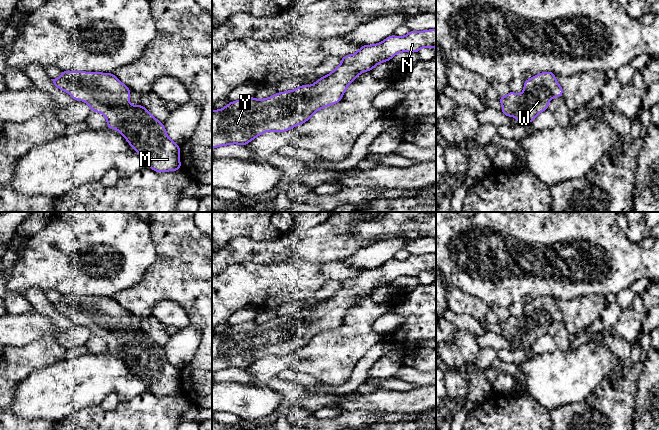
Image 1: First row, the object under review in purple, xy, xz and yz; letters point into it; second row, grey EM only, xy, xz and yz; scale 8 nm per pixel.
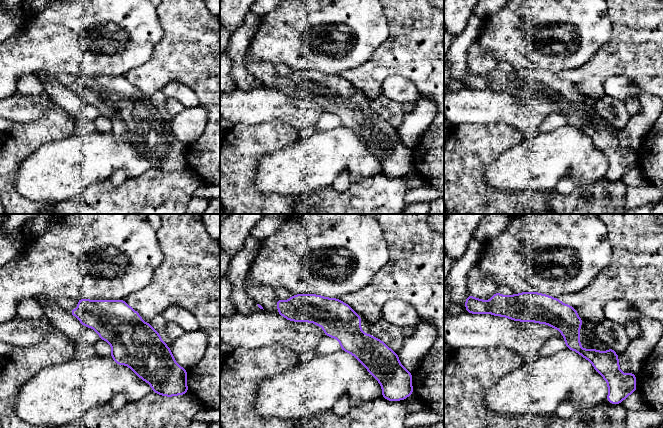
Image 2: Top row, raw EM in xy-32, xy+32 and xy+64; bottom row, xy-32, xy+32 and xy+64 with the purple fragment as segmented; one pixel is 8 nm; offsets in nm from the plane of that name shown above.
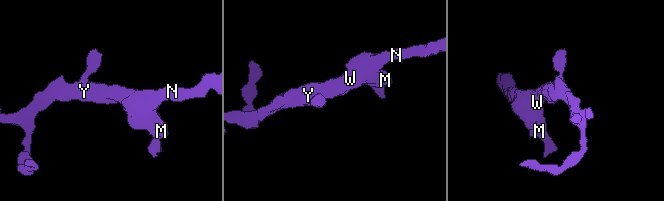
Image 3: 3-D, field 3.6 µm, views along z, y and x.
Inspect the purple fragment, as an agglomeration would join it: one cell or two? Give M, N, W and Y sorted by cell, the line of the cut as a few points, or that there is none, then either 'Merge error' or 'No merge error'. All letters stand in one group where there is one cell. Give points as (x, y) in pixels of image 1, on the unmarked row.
Groups: M N W Y. No split. No merge error

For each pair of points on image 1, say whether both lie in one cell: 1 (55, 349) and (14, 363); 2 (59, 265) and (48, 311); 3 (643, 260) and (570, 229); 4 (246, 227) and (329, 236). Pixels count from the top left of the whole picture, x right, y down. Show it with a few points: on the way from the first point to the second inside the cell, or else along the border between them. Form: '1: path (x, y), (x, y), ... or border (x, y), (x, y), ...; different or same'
1: path (45, 351), (24, 360); same
2: border (44, 292), (38, 288), (28, 288), (21, 293); different
3: path (625, 260), (619, 260), (604, 245), (588, 236); same
4: border (283, 236), (275, 240), (259, 241); different

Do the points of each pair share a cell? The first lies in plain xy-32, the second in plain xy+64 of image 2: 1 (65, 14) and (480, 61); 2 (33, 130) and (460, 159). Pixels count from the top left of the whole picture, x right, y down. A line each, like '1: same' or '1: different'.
1: different
2: same

